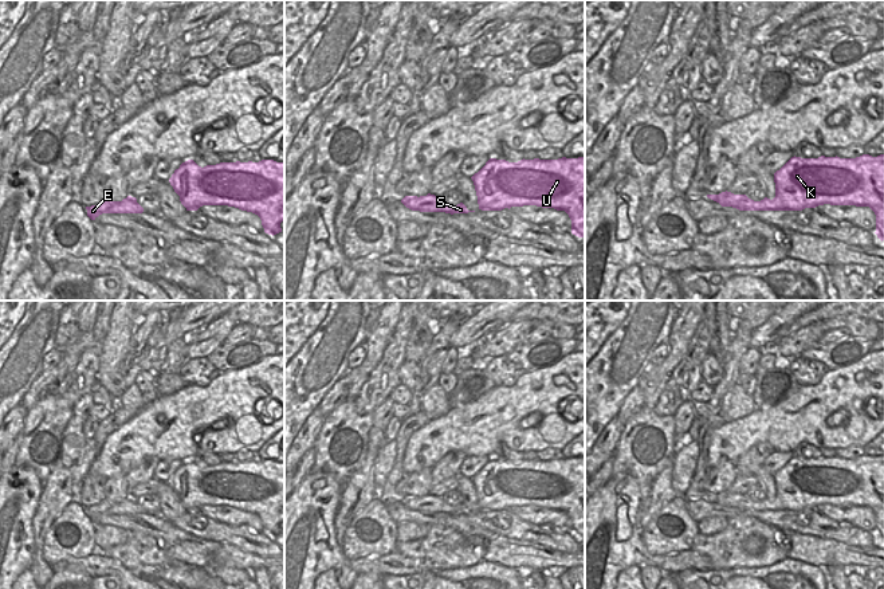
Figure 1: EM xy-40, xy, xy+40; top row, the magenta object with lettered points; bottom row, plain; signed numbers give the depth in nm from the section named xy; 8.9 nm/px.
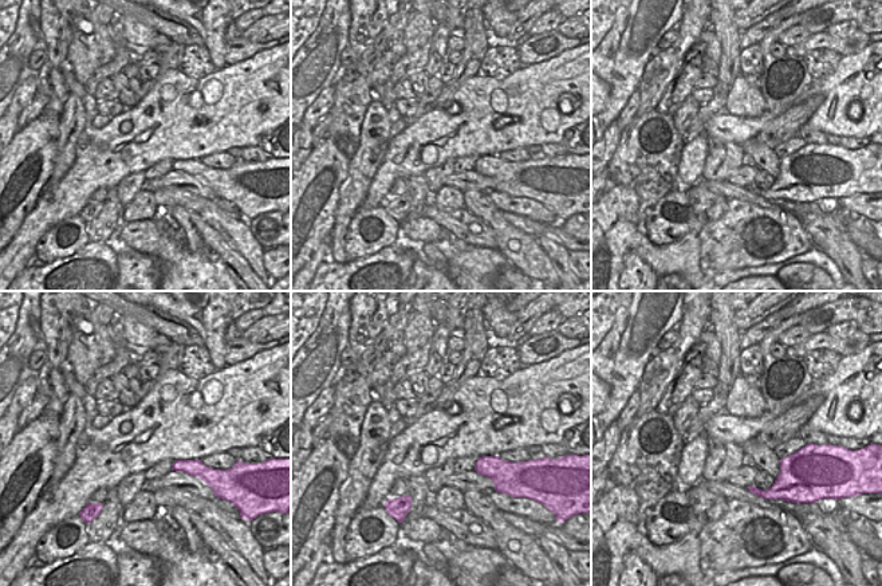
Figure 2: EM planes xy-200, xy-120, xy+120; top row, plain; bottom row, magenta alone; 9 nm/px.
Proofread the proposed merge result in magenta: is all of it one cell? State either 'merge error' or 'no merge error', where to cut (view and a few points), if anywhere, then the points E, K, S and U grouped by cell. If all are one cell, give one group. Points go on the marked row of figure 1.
no merge error; no cut; E K S U

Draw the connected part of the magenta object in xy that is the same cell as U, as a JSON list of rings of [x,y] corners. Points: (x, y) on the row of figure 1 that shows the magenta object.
[[[585,157],[558,158],[558,160],[520,160],[508,162],[506,160],[490,158],[486,165],[472,177],[479,209],[502,211],[511,207],[537,205],[542,208],[554,208],[565,211],[571,220],[571,233],[585,237]]]

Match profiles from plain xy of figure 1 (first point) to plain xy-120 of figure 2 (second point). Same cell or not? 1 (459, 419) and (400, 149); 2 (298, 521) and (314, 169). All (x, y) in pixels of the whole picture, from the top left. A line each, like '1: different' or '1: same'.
1: same
2: same

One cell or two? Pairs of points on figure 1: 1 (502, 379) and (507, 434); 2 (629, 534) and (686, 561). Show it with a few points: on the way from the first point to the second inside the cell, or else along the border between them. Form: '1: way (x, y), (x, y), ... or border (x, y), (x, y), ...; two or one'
1: border (525, 372), (509, 387), (495, 385); two
2: way (639, 550), (649, 561), (670, 561); one

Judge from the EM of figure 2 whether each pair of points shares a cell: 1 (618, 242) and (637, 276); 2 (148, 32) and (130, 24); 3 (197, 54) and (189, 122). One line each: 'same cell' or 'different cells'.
1: different cells
2: same cell
3: different cells

